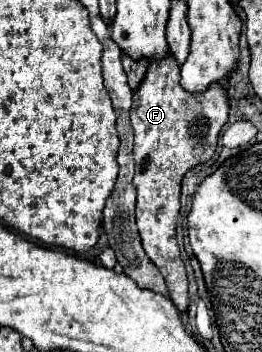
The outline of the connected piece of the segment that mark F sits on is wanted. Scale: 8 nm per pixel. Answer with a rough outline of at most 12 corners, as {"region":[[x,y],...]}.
{"region":[[171,54],[133,94],[137,226],[179,314],[183,176],[227,122],[221,84],[187,94]]}

